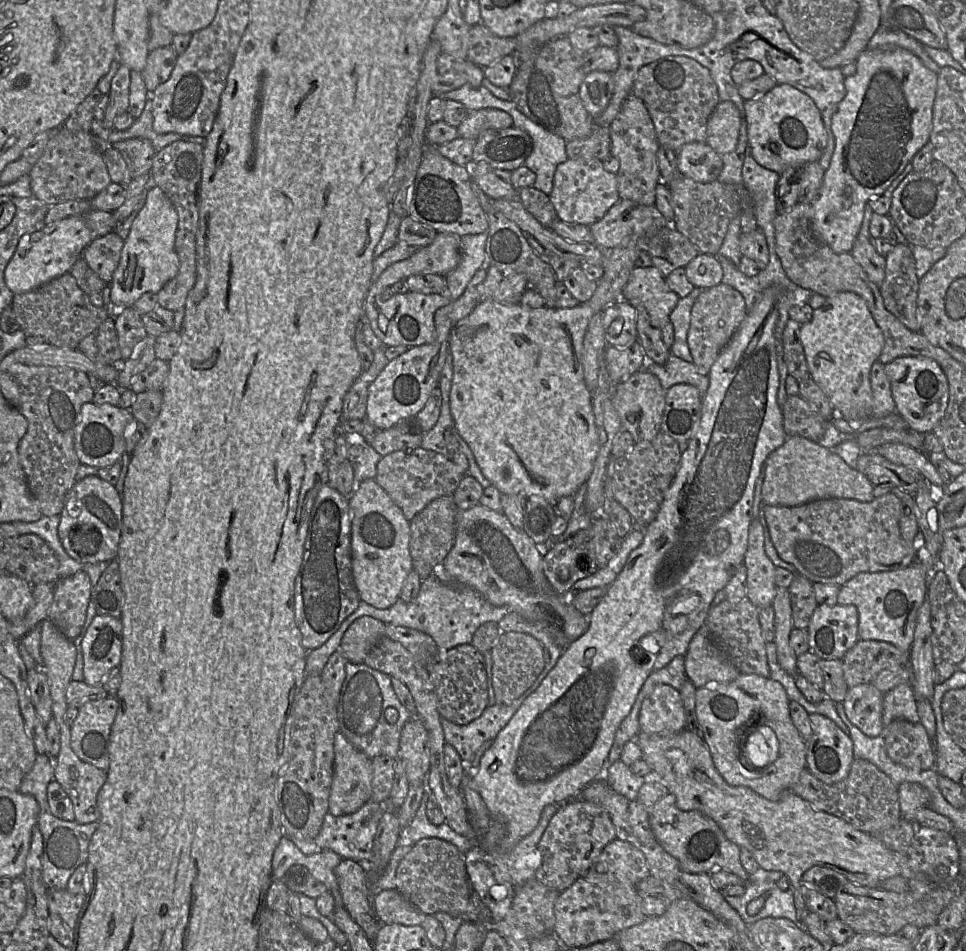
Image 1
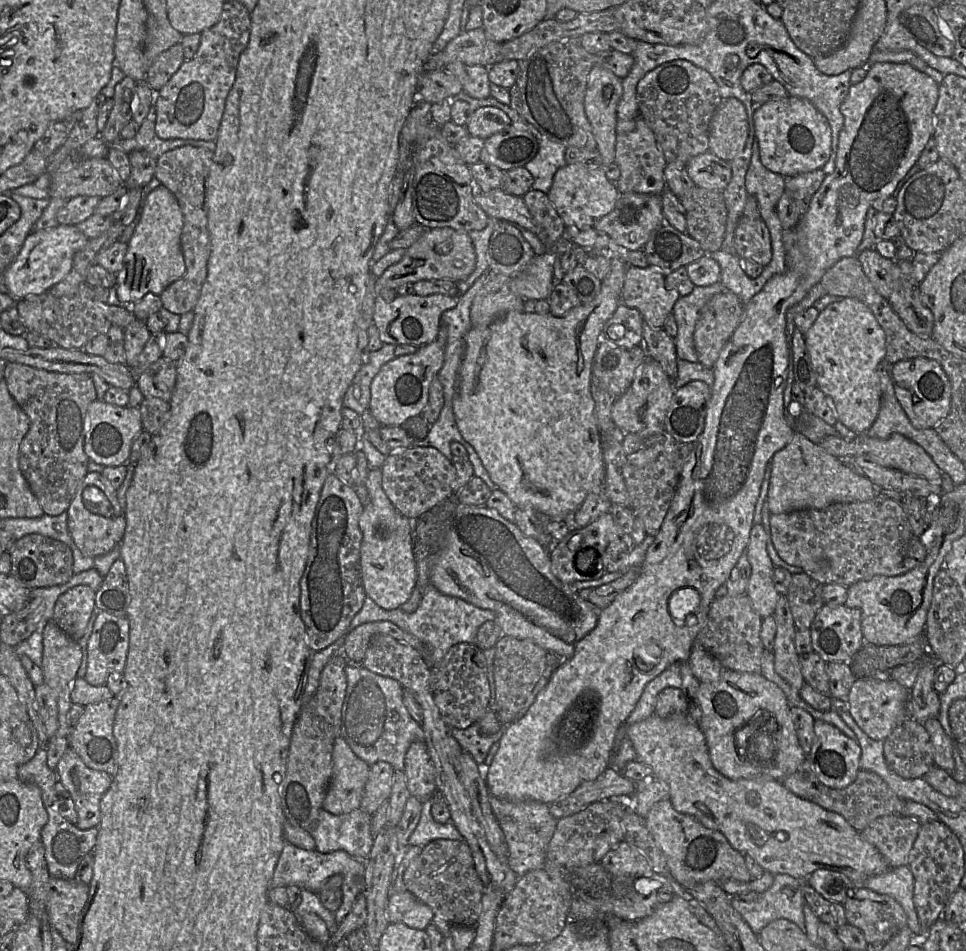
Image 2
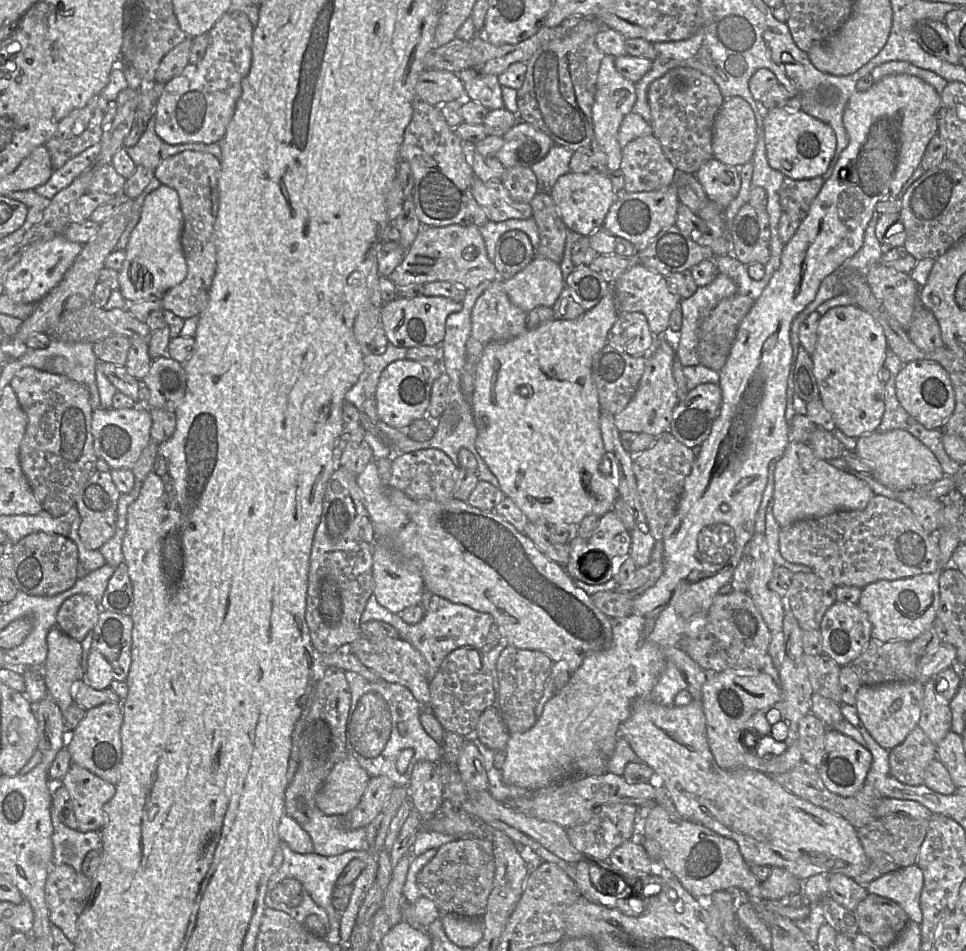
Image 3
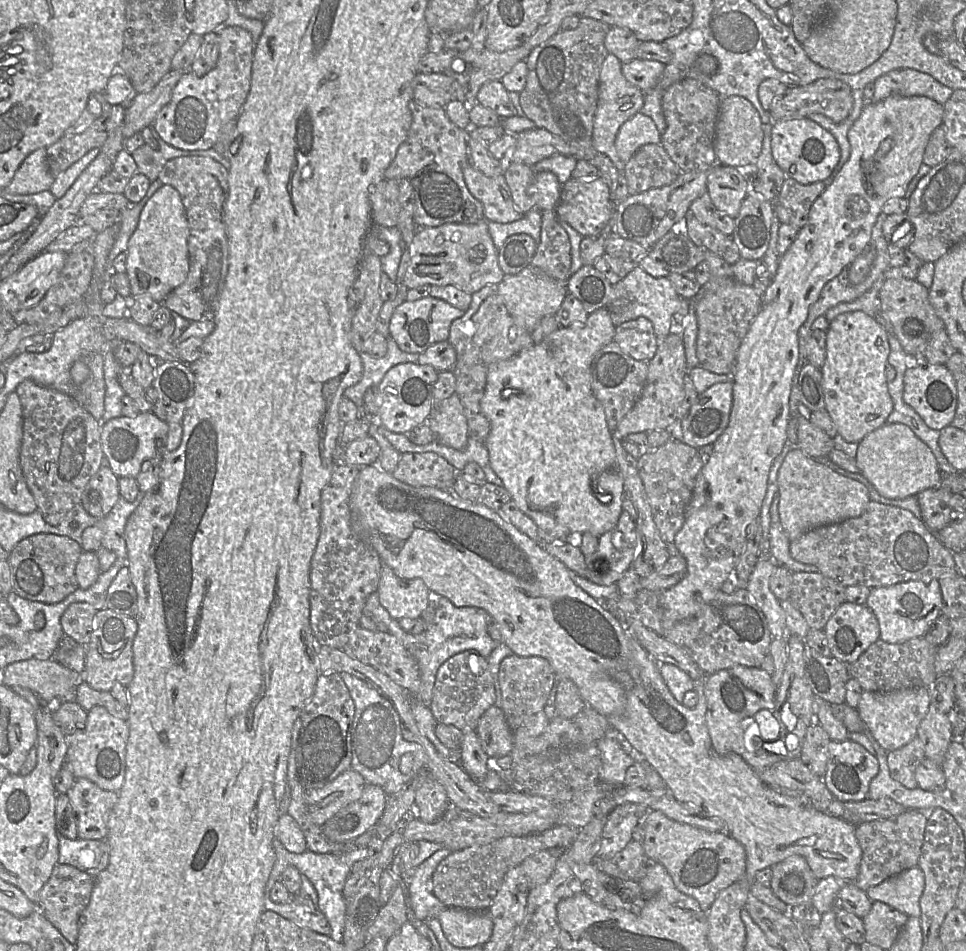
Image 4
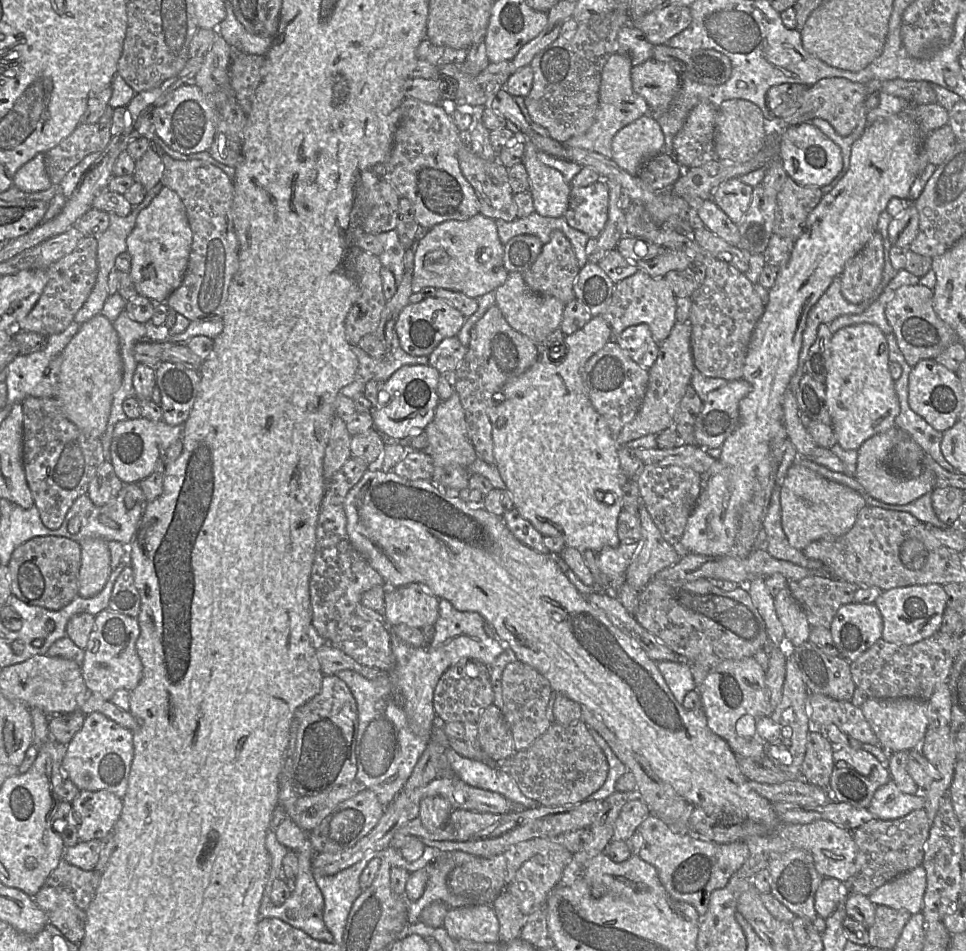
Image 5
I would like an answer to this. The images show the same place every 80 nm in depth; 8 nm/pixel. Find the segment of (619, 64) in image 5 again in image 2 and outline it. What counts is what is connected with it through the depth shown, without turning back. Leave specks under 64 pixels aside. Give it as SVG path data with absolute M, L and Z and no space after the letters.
M595 65L588 76L584 106L602 156L602 165L615 162L617 107L623 94L622 79L602 65Z

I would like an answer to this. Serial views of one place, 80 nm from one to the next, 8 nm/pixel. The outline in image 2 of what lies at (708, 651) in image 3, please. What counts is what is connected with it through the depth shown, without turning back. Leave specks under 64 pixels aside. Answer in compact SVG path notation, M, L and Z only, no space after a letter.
M726 595L714 599L707 621L696 641L713 656L725 670L761 674L762 656L765 650L760 637L761 616L755 611L747 595L732 597Z

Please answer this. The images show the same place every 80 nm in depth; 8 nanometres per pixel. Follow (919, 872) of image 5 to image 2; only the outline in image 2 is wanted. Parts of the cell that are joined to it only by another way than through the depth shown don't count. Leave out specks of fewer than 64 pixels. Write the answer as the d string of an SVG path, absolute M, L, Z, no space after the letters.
M909 866L889 868L887 871L868 878L864 887L886 894L898 901L906 915L907 926L914 935L921 932L921 924L914 903L914 876Z

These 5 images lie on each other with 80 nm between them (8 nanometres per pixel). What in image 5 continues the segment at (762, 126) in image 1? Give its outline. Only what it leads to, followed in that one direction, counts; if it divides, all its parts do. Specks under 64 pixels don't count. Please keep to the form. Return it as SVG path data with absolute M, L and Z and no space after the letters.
M810 122L789 125L778 142L778 158L787 175L800 186L822 187L830 184L843 167L841 149Z

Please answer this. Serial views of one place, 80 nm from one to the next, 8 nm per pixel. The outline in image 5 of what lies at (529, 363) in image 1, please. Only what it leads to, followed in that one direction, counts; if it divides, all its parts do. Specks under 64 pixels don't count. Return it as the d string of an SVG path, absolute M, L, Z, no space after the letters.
M602 315L593 316L592 319L581 329L566 335L566 355L556 361L555 350L546 348L544 345L537 345L540 356L537 361L522 375L510 380L500 391L499 401L489 408L488 415L492 424L493 453L495 465L506 489L510 492L514 508L518 510L523 518L528 520L543 536L561 537L567 547L573 547L580 552L590 549L595 552L601 551L604 547L617 547L620 543L617 524L618 517L623 510L623 485L621 480L621 468L618 455L618 444L616 438L611 434L609 427L601 414L593 407L587 392L583 378L583 370L586 362L604 345L612 339L612 330L609 323Z

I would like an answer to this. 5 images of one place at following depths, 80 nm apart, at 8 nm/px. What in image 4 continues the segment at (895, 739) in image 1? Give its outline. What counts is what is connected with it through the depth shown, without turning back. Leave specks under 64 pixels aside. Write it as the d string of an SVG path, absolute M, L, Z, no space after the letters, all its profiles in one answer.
M918 736L906 745L888 752L888 767L894 780L908 789L918 787L915 769L925 759L924 746Z

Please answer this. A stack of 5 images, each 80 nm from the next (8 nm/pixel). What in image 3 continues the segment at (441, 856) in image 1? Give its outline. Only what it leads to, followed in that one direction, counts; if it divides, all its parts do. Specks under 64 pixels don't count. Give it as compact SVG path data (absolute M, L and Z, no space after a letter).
M458 838L443 844L436 855L417 874L417 885L440 913L466 918L482 918L493 888L495 862L492 842L487 839Z

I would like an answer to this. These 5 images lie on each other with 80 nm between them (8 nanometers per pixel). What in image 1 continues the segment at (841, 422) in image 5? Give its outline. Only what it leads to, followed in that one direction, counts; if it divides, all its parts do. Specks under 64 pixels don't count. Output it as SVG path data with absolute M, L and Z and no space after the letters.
M840 292L825 298L820 308L813 309L811 320L800 325L800 341L811 379L827 396L837 416L847 422L871 420L869 374L883 349L883 333L859 295Z

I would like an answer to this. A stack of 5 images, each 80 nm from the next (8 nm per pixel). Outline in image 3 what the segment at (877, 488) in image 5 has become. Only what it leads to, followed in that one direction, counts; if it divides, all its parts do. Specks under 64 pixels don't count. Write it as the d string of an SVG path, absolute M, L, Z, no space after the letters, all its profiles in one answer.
M906 430L875 431L862 435L857 440L855 452L869 465L871 476L875 480L898 492L938 481L944 476L942 467L931 450Z

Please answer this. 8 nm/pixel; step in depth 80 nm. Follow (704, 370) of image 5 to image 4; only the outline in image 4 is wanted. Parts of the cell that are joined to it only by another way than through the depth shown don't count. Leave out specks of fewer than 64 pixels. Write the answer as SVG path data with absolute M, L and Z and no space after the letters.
M707 251L704 263L709 268L710 278L700 286L694 298L687 299L693 300L697 319L696 354L700 367L715 374L731 376L739 347L760 310L762 297L752 286L737 281L732 266L711 251Z

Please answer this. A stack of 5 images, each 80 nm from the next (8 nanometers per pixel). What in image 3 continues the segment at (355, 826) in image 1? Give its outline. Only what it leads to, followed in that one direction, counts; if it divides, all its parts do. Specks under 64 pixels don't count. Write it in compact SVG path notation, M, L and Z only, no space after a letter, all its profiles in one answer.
M311 808L307 817L307 821L299 825L309 834L314 853L336 856L347 851L369 850L366 829L344 828L343 815L326 815L318 808Z

